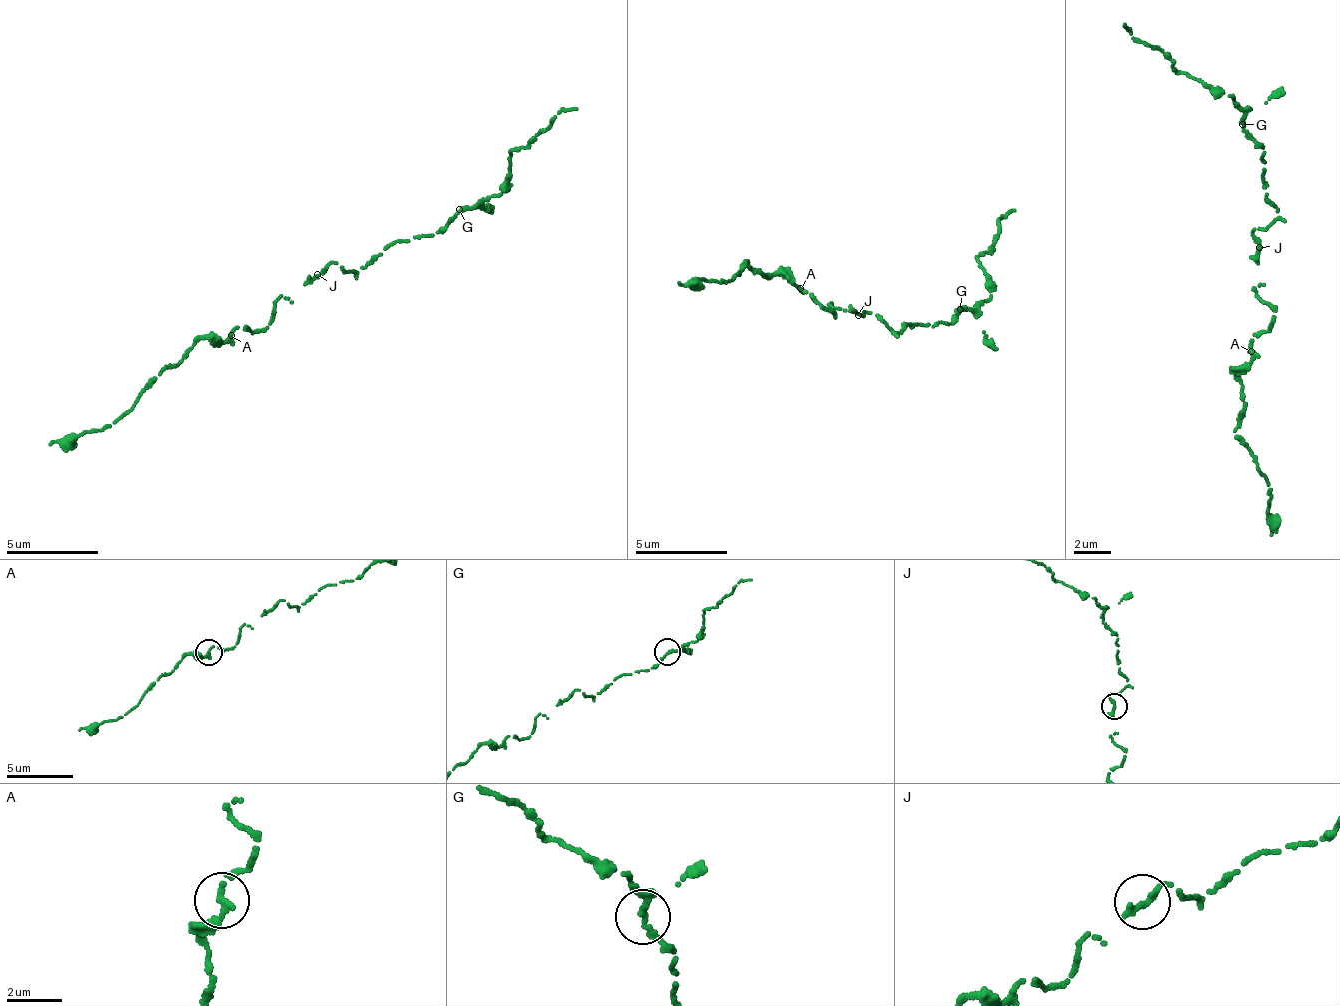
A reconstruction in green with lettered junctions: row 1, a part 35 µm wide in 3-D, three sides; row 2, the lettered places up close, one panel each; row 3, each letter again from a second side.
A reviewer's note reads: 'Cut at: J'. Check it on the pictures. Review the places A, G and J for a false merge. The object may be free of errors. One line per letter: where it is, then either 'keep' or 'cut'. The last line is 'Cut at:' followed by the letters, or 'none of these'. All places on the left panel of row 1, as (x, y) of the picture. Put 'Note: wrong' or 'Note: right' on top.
Note: wrong
A: (231, 335) | keep
G: (459, 209) | keep
J: (317, 274) | keep
Cut at: none of these

